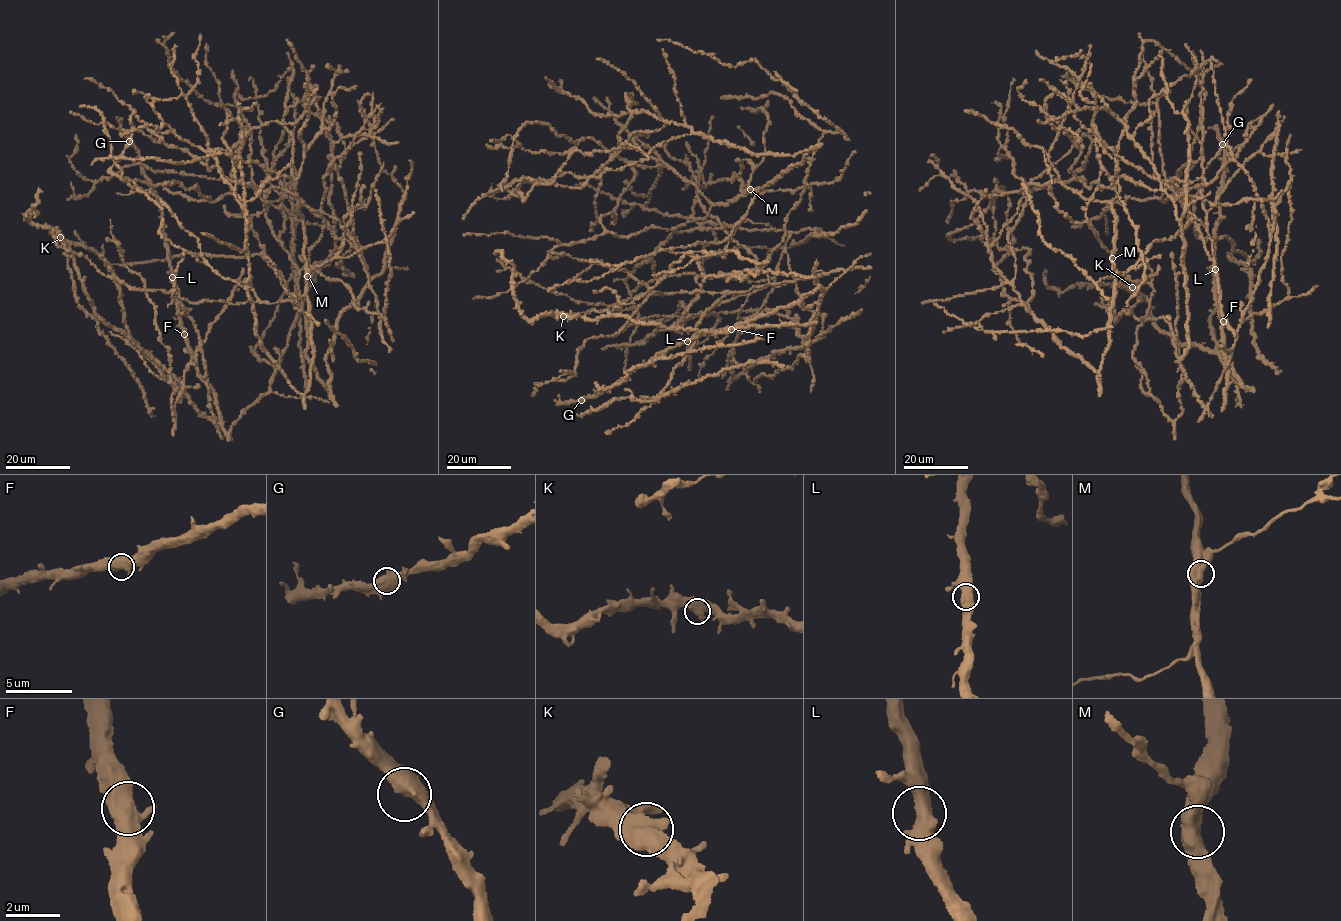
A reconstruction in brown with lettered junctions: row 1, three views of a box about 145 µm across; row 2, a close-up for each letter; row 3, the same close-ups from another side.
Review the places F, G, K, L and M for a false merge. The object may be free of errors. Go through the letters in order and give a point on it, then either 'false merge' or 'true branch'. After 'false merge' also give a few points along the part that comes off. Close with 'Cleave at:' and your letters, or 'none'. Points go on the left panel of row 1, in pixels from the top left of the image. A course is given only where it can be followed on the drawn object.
F: (184, 334) | true branch
G: (129, 141) | true branch
K: (60, 237) | true branch
L: (172, 277) | true branch
M: (307, 276) | true branch
Cleave at: none

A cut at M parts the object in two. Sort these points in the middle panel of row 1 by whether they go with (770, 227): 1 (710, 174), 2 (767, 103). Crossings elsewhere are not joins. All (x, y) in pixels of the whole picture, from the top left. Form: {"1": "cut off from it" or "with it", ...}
{"1": "with it", "2": "cut off from it"}

